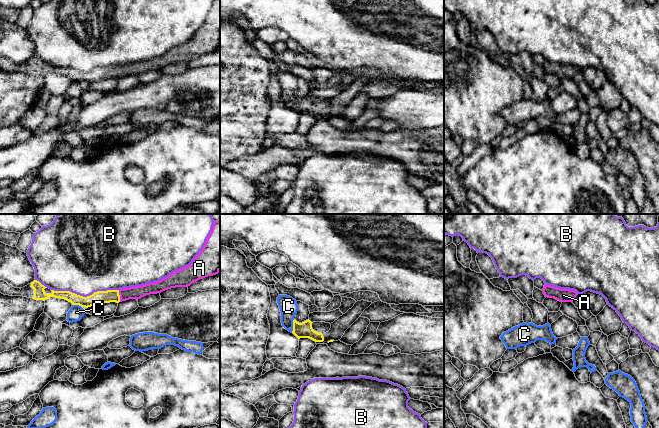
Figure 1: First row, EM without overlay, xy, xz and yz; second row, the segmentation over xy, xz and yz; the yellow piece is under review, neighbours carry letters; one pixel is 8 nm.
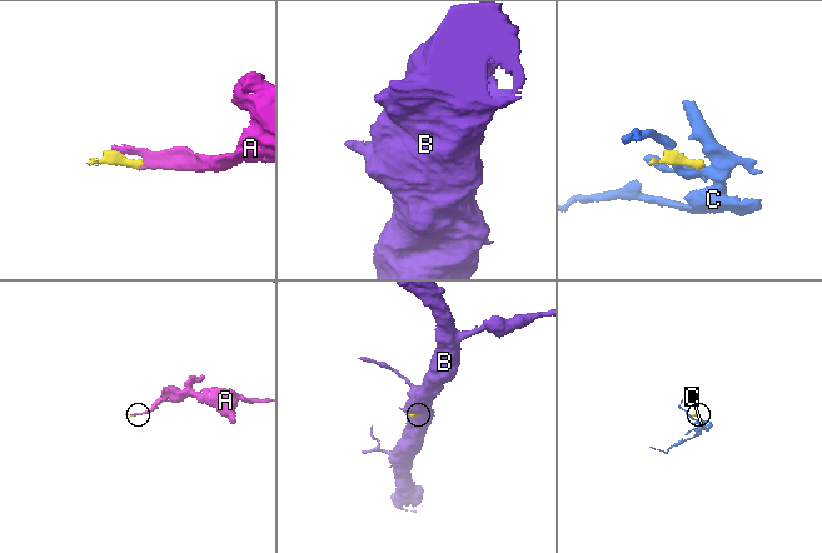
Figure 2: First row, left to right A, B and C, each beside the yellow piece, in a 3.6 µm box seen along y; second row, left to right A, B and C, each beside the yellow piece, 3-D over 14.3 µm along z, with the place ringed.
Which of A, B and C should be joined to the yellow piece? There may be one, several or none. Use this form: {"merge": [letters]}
{"merge": ["A"]}

